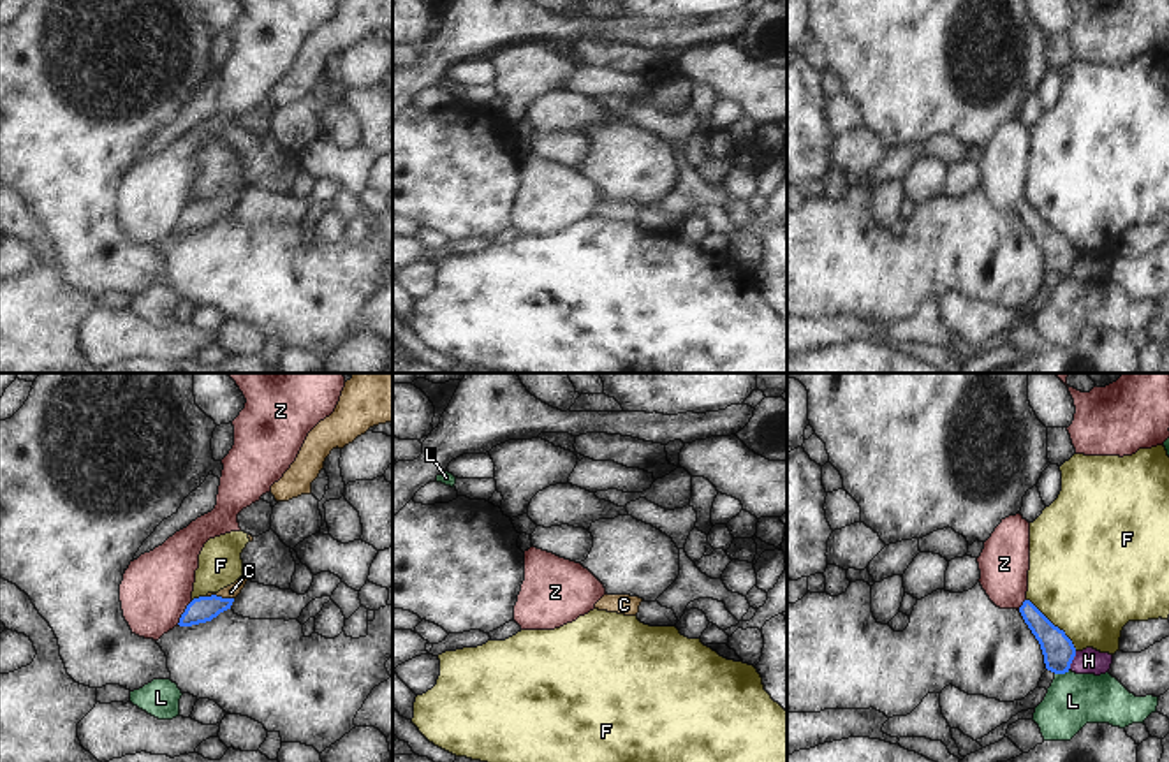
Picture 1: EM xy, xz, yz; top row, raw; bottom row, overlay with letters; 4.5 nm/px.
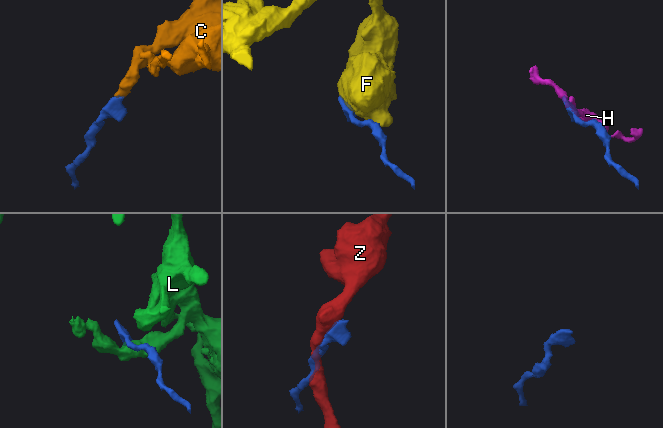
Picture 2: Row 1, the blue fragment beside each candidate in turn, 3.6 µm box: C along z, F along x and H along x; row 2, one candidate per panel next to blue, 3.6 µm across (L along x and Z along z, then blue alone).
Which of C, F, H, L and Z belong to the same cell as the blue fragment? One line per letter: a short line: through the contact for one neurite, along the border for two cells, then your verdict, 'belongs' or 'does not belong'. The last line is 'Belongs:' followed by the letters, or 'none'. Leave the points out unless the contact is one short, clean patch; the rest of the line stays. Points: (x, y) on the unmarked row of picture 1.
C: line xy (201, 215), (210, 213), (220, 203), (231, 197); belongs
F: does not belong
H: does not belong
L: line yz (1069, 277), (1055, 280); does not belong
Z: does not belong
Belongs: C

